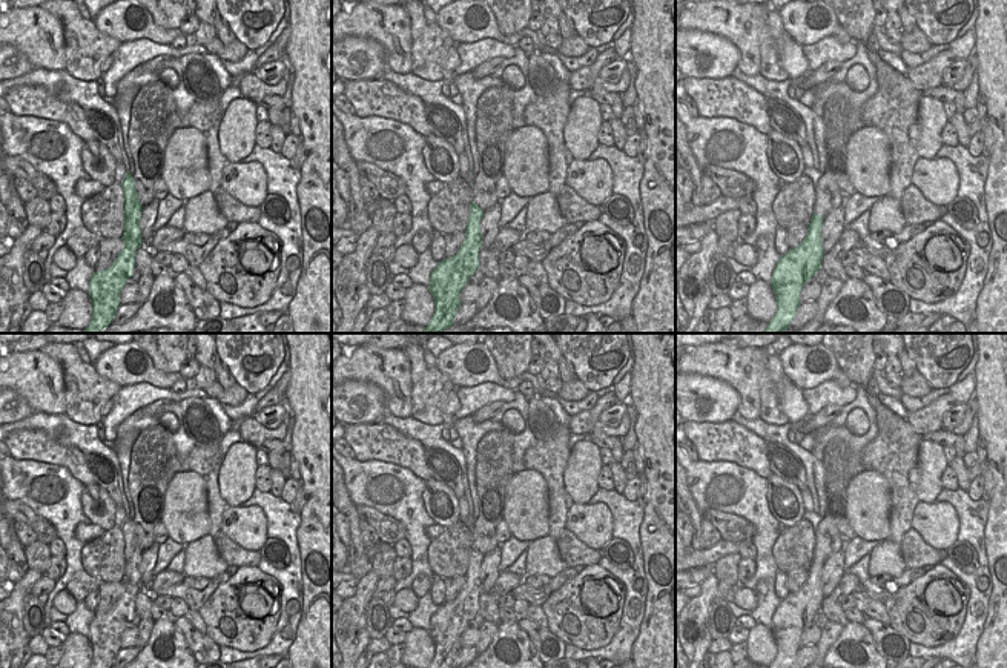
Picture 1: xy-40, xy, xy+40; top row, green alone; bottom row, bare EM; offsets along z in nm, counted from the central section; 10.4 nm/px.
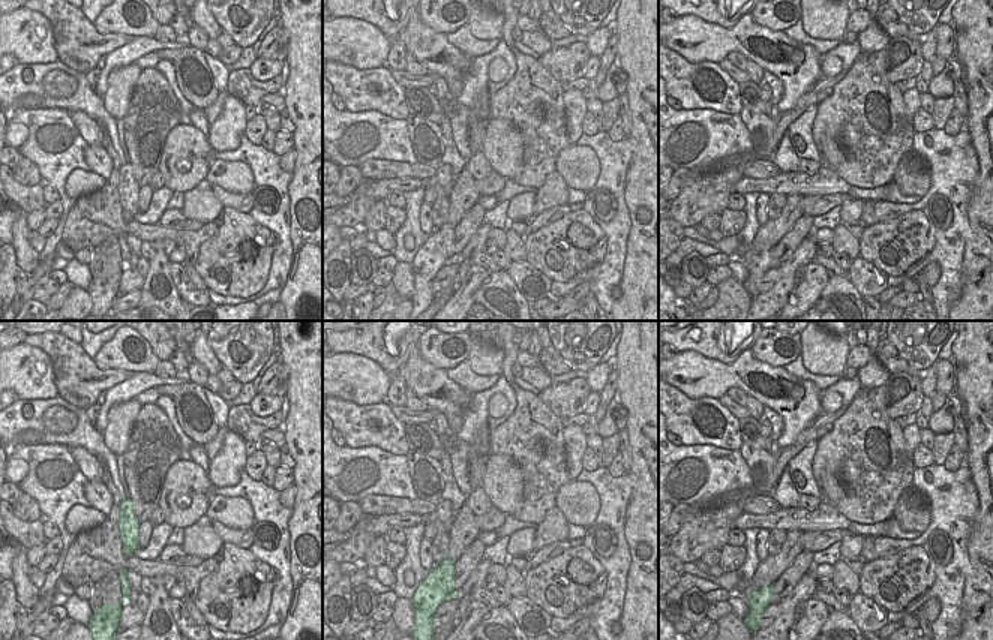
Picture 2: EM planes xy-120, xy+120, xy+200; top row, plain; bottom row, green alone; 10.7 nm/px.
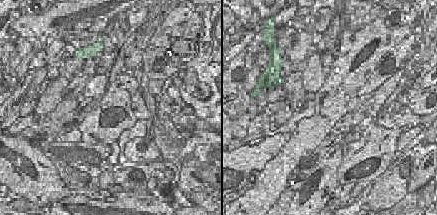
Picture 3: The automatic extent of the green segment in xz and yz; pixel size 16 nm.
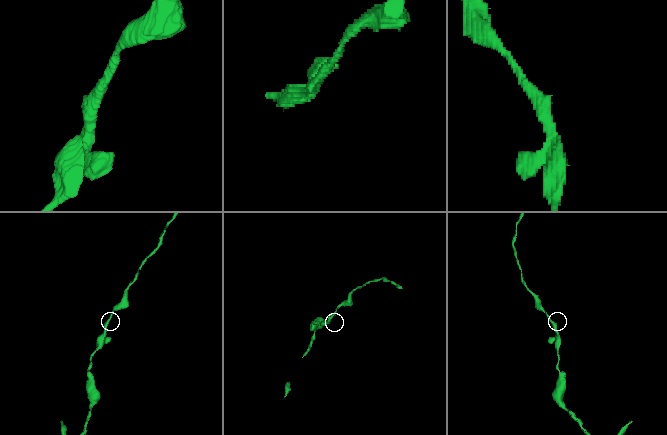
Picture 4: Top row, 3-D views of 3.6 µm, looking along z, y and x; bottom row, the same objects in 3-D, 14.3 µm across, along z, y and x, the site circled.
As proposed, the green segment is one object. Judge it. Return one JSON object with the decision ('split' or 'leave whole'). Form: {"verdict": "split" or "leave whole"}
{"verdict": "split"}

